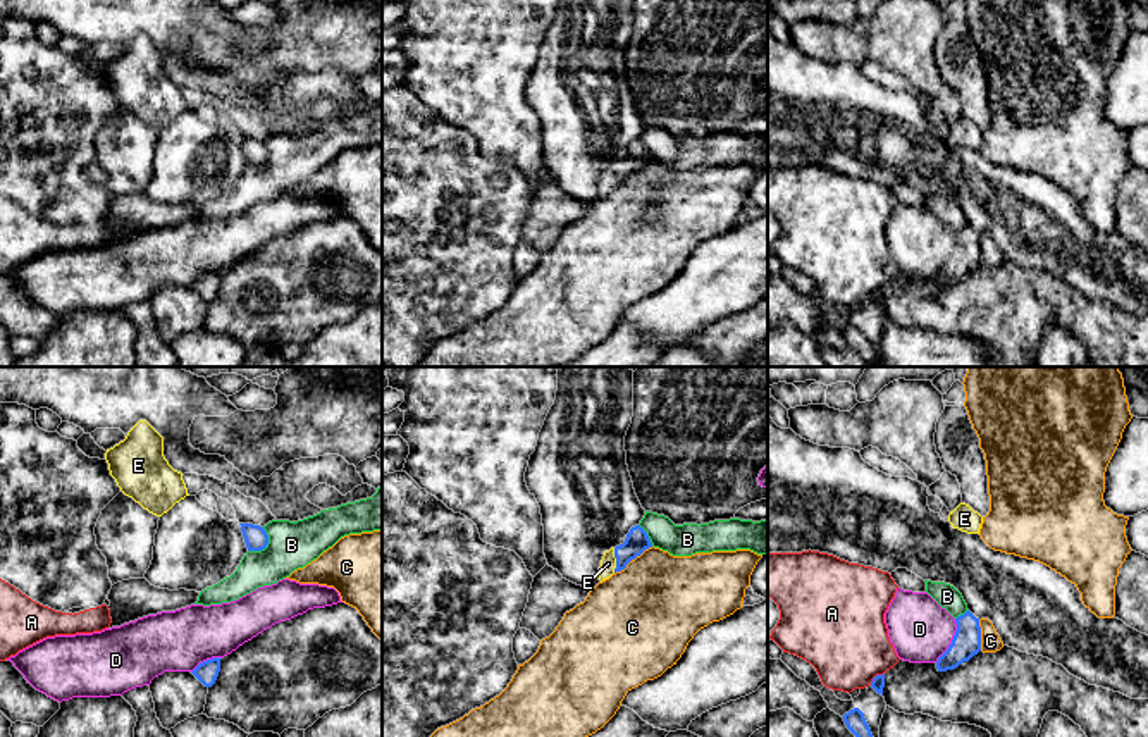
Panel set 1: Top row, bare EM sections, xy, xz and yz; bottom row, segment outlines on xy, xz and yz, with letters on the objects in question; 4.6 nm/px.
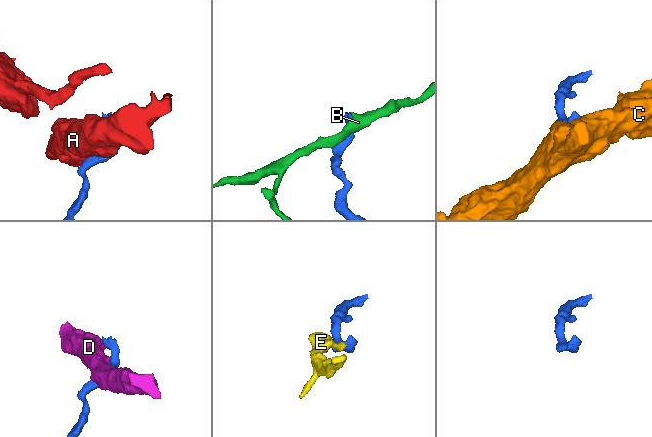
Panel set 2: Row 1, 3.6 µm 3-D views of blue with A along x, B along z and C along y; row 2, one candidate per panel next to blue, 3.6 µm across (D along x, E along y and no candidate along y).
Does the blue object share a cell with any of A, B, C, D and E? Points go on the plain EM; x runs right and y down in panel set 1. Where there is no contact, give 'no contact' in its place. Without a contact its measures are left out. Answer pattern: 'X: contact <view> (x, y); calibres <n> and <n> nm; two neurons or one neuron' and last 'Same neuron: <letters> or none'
A: contact yz (875, 291); calibres 60 and 400 nm; two neurons
B: contact xy (265, 161); calibres 110 and 220 nm; two neurons
C: contact xz (634, 173); calibres 110 and 460 nm; two neurons
D: contact yz (952, 255); calibres 140 and 300 nm; two neurons
E: contact xz (617, 174); calibres 110 and 80 nm; one neuron
Same neuron: E

